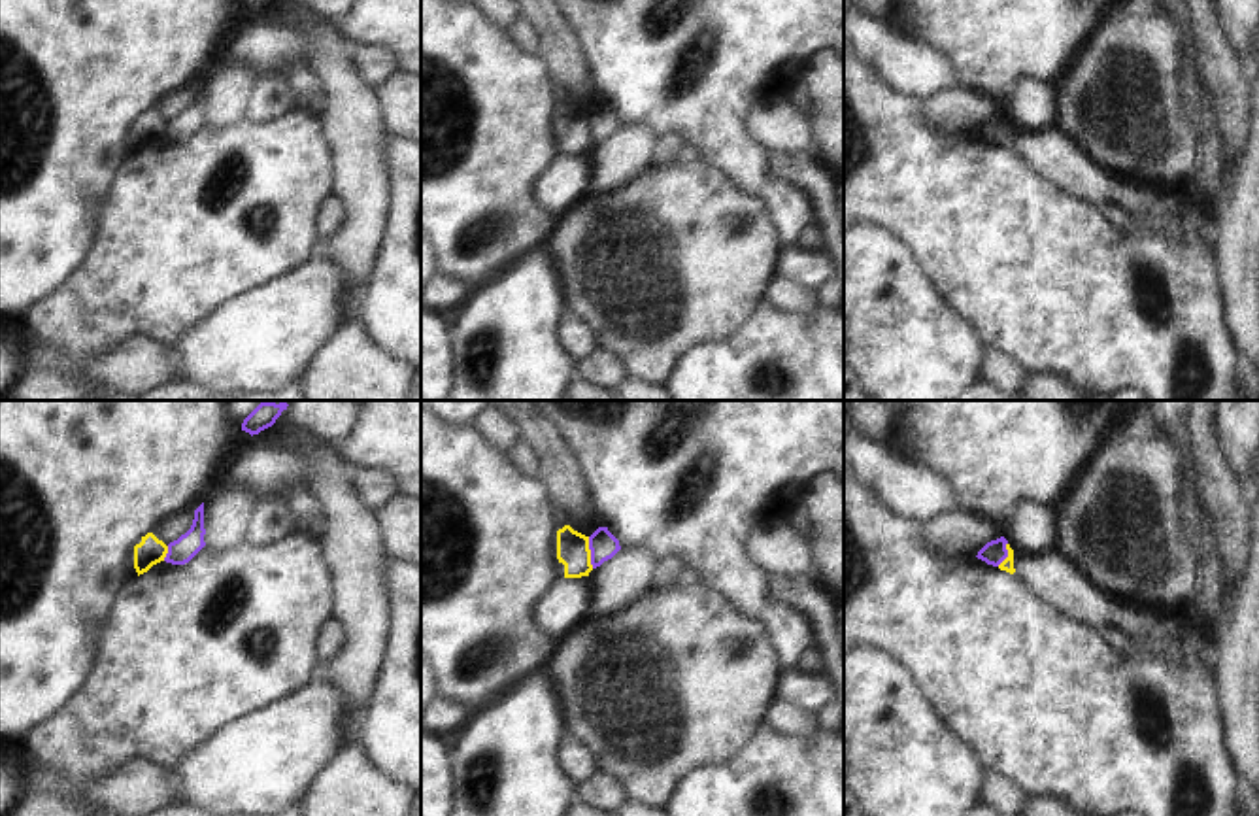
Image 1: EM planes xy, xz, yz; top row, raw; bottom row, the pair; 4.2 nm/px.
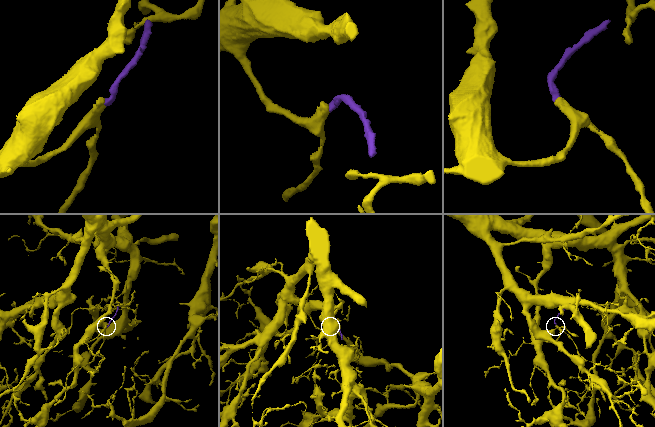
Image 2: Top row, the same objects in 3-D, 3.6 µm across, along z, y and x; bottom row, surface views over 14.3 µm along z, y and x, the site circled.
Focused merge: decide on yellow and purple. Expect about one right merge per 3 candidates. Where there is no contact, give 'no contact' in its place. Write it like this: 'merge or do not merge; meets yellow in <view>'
do not merge; meets yellow in xz

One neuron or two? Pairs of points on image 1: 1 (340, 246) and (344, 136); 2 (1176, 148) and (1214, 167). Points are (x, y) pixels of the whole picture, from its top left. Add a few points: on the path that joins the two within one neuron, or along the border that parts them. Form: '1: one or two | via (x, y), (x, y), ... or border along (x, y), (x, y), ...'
1: one | via (355, 220), (355, 163)
2: two | border along (1193, 116), (1199, 170), (1188, 191)

